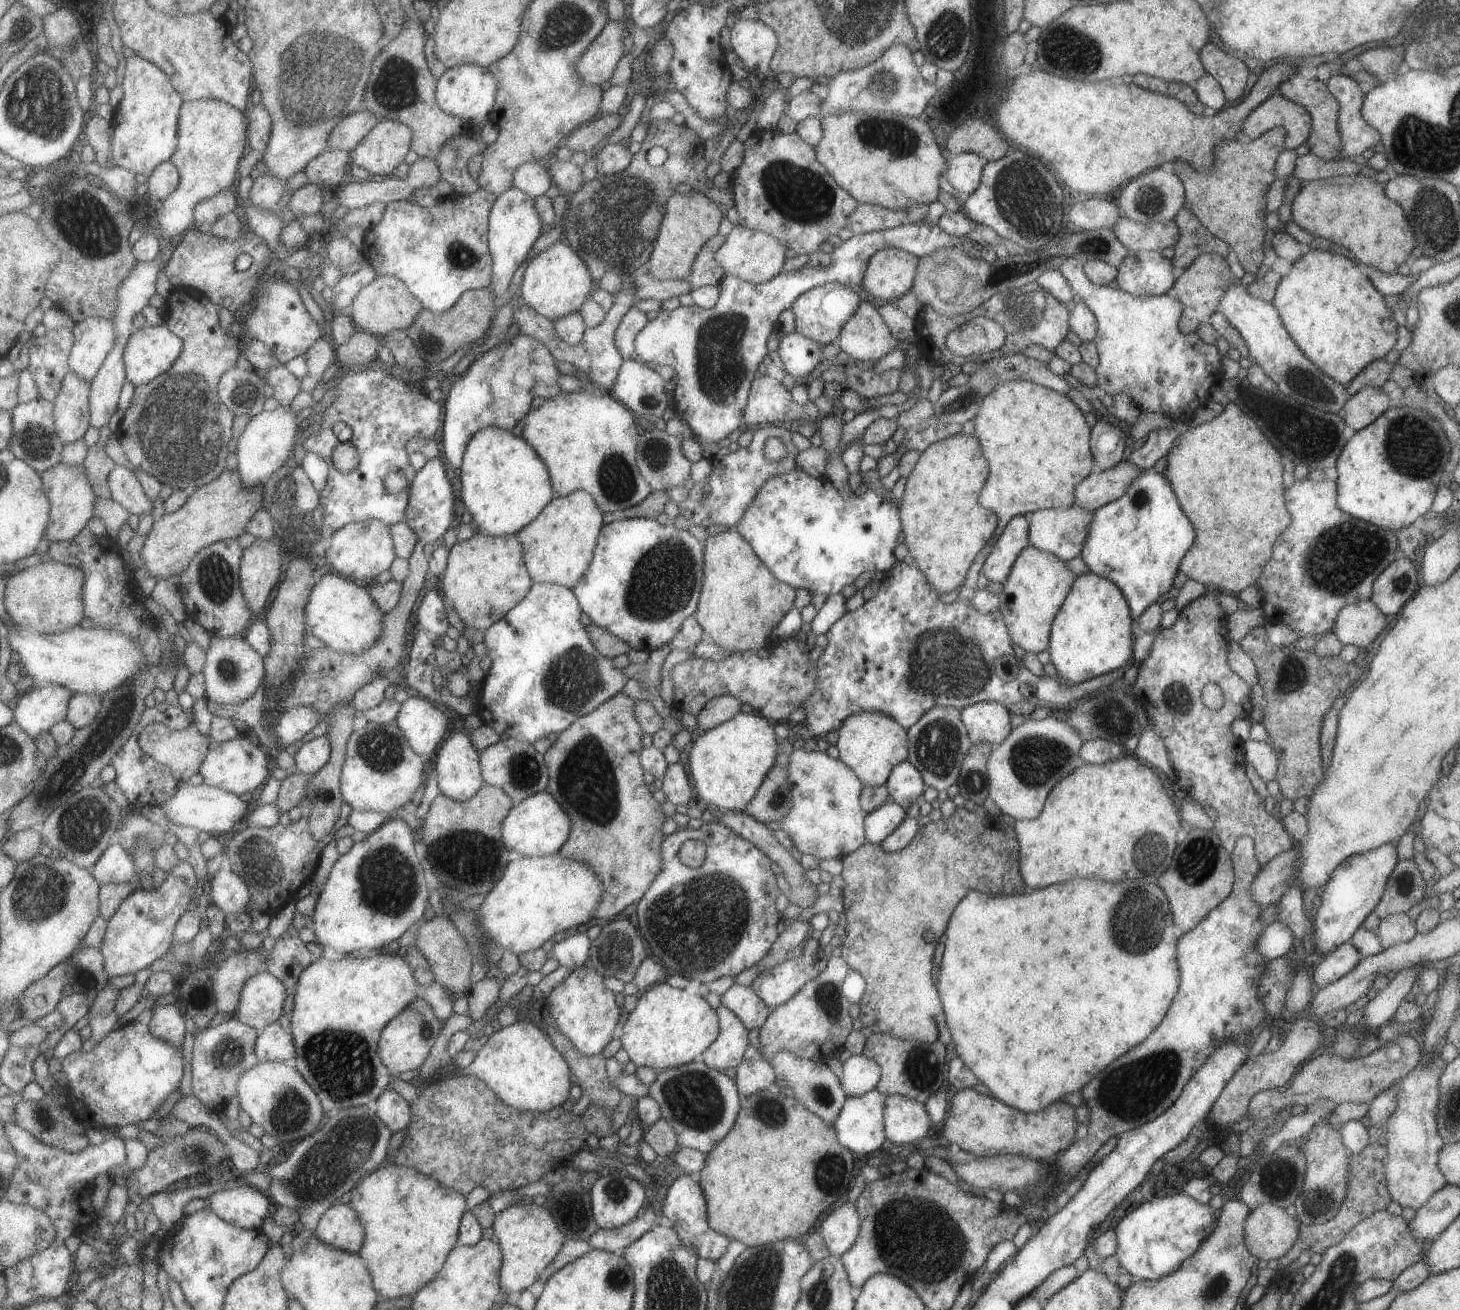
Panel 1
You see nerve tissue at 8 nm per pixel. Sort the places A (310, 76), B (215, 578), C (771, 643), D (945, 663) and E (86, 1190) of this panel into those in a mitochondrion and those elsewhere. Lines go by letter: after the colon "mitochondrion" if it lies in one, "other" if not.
A: mitochondrion
B: mitochondrion
C: other
D: mitochondrion
E: other

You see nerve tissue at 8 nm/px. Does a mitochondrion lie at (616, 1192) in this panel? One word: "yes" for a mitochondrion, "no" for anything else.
yes

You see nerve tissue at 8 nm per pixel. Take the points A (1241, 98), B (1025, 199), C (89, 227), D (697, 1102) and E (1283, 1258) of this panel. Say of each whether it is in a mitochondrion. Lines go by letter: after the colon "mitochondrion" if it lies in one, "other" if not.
A: other
B: mitochondrion
C: mitochondrion
D: mitochondrion
E: other

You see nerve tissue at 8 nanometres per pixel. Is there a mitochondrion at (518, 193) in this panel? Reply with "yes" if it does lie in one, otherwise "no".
no

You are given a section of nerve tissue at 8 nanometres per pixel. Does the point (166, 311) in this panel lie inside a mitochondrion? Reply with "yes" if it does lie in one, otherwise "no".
no

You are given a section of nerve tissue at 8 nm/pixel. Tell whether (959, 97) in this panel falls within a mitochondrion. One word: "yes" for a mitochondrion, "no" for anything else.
no

